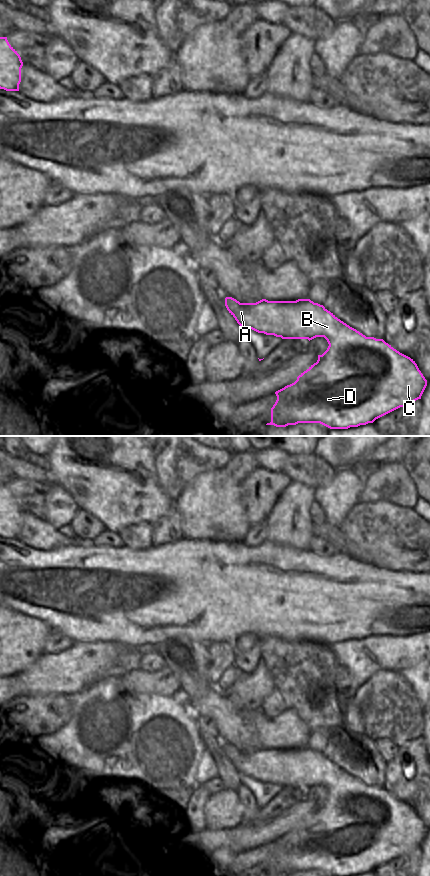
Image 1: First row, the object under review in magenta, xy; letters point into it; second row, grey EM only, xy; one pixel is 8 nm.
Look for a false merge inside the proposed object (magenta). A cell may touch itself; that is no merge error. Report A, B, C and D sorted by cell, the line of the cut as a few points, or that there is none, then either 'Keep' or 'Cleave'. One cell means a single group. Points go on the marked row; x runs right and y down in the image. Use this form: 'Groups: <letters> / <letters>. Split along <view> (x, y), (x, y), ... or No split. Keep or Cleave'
Groups: A B C D. No split. Keep.

